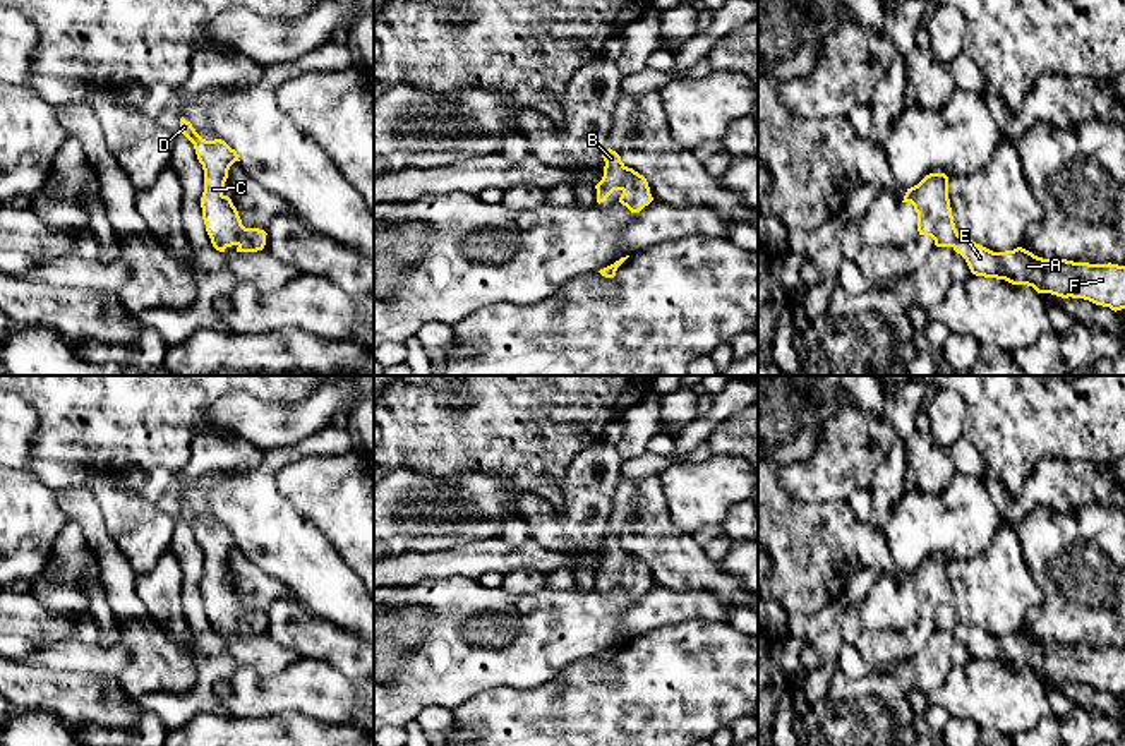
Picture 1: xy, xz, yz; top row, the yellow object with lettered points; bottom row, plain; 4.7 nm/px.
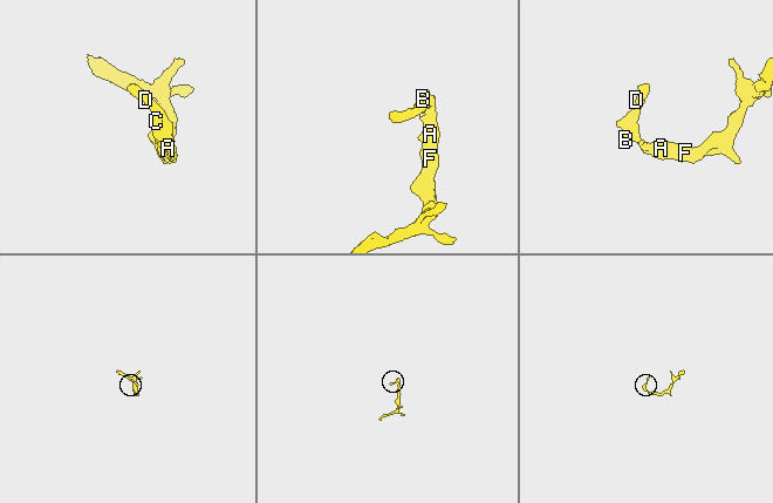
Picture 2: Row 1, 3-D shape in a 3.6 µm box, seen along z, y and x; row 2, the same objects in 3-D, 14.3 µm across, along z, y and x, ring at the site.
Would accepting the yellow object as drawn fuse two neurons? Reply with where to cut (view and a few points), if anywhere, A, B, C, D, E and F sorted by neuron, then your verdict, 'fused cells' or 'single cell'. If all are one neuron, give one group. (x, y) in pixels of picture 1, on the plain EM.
cut none; groups A B C D E F; single cell

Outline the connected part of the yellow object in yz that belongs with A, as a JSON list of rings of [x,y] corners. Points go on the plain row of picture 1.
[[[945,557],[926,559],[907,573],[902,587],[914,590],[919,619],[931,621],[936,631],[952,631],[976,660],[1027,669],[1038,677],[1062,683],[1084,683],[1115,696],[1125,693],[1125,650],[1043,643],[1022,631],[993,636],[960,621],[952,600]]]

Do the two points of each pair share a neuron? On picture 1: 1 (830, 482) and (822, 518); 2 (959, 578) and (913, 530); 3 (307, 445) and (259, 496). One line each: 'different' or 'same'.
1: different
2: different
3: same

